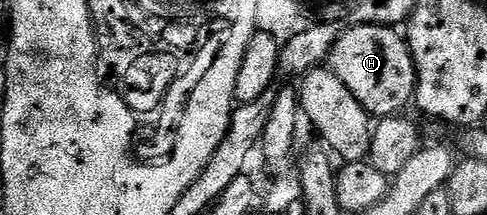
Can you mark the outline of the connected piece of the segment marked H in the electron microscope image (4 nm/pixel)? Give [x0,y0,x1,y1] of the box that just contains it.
[328,26,417,119]

